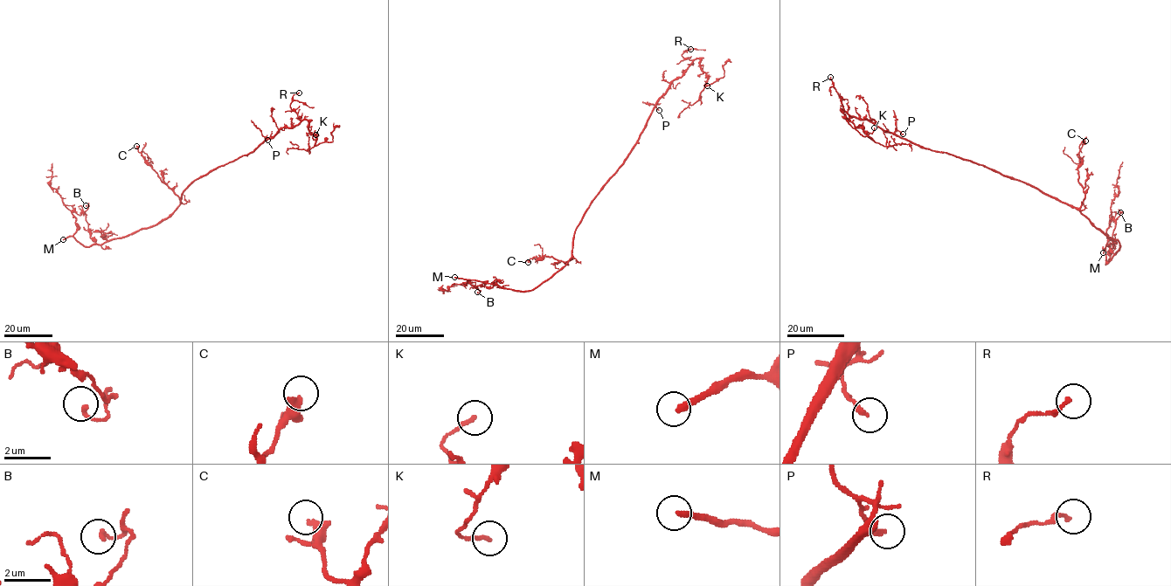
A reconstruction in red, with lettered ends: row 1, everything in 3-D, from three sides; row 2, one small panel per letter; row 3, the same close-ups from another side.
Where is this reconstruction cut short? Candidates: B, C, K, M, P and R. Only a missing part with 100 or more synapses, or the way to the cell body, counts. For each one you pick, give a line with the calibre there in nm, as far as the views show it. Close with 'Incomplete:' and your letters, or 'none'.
M: 240 nm thick
Incomplete: M

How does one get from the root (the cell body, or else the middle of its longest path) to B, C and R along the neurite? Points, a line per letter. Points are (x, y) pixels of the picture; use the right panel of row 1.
B: (1017, 180), (1072, 204), (1105, 234), (1116, 239), (1119, 248), (1111, 258), (1112, 232), (1120, 212)
C: (1017, 180), (1078, 208), (1084, 198), (1083, 187), (1078, 182), (1078, 153), (1085, 141)
R: (1017, 180), (946, 153), (925, 148), (885, 133), (867, 119), (850, 116), (844, 109), (830, 77)

